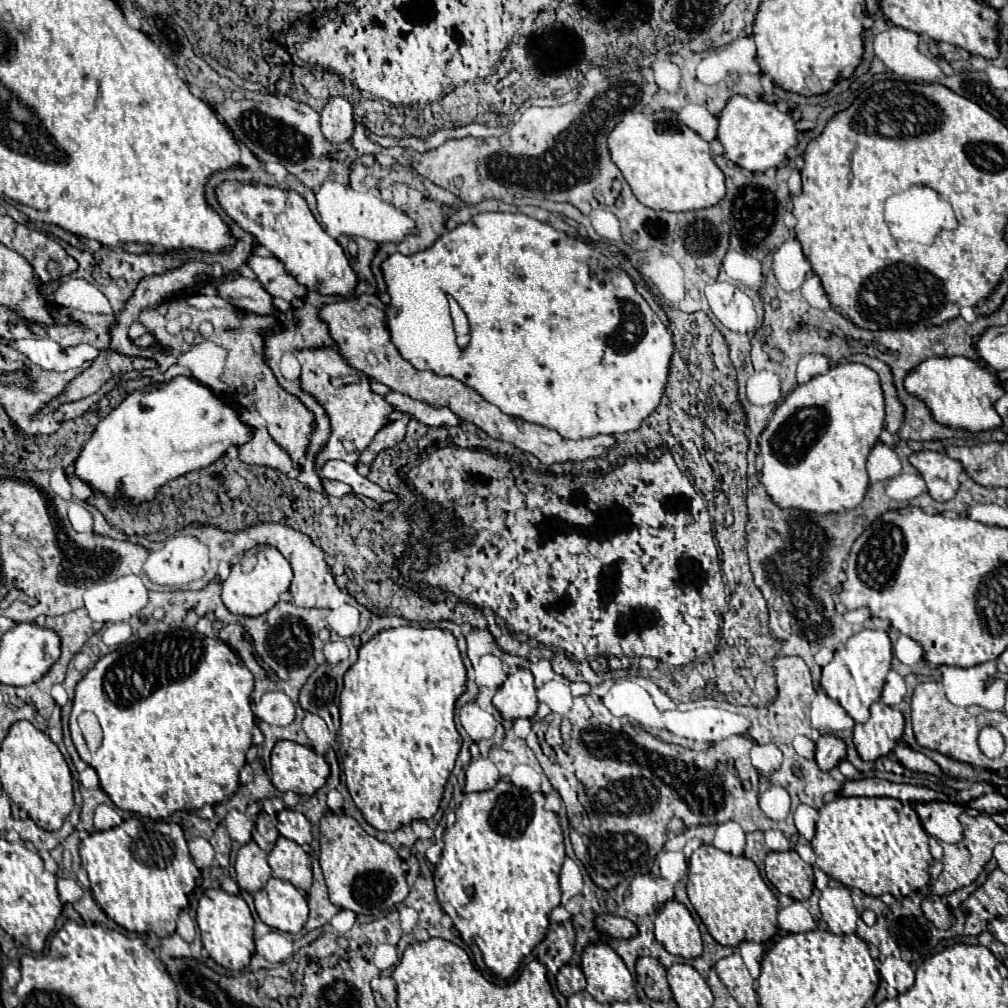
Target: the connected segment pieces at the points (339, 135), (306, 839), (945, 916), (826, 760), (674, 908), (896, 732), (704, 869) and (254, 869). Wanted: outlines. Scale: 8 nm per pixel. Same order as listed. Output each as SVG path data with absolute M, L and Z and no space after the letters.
M334 97L322 109L322 135L332 143L346 143L354 135L352 105L344 97Z
M284 809L278 813L278 825L276 829L280 831L282 837L296 841L298 845L310 843L312 841L312 833L310 833L310 821L292 809Z
M928 895L922 901L922 911L938 929L948 929L952 925L952 913L938 895Z
M820 735L816 741L816 763L822 771L830 771L846 759L846 743L836 735Z
M676 899L668 901L656 917L656 941L672 955L696 959L702 955L702 937L690 911Z
M876 701L870 707L870 719L854 727L854 745L864 761L876 761L888 755L900 741L904 733L904 715Z
M700 845L688 865L688 899L706 925L716 943L724 947L738 947L742 941L766 943L778 931L778 901L770 887L762 881L758 867L744 855L730 855Z
M248 841L246 845L240 847L234 867L240 889L248 893L256 893L272 877L272 869L266 861L266 853L254 841Z

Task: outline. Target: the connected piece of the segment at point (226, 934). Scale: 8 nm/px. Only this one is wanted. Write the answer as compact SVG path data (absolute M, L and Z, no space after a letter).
M208 889L200 899L196 921L200 927L204 949L220 967L230 971L242 971L244 967L248 967L254 953L254 919L242 897L228 895L222 889Z

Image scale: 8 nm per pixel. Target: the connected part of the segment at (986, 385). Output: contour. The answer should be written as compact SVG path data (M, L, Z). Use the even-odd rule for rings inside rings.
M930 357L916 365L904 379L906 393L926 403L936 423L964 431L990 431L1002 427L994 403L1004 395L1000 377L988 367L968 357Z

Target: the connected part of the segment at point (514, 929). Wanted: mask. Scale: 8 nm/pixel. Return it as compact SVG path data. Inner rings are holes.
M500 779L498 785L490 791L482 791L482 793L466 793L464 801L460 803L460 807L456 809L456 823L444 833L444 851L442 851L442 859L440 865L434 869L434 883L436 883L436 895L440 901L440 907L444 913L448 913L454 921L454 927L458 929L462 941L466 945L470 945L474 955L481 955L486 967L496 976L502 979L509 979L518 971L520 961L532 953L532 949L544 939L546 929L548 929L548 915L554 907L560 905L560 887L558 887L558 875L564 863L564 837L562 837L562 829L558 823L558 815L550 813L544 809L544 795L542 793L528 793L524 789L518 789L516 785L512 785L508 779Z

